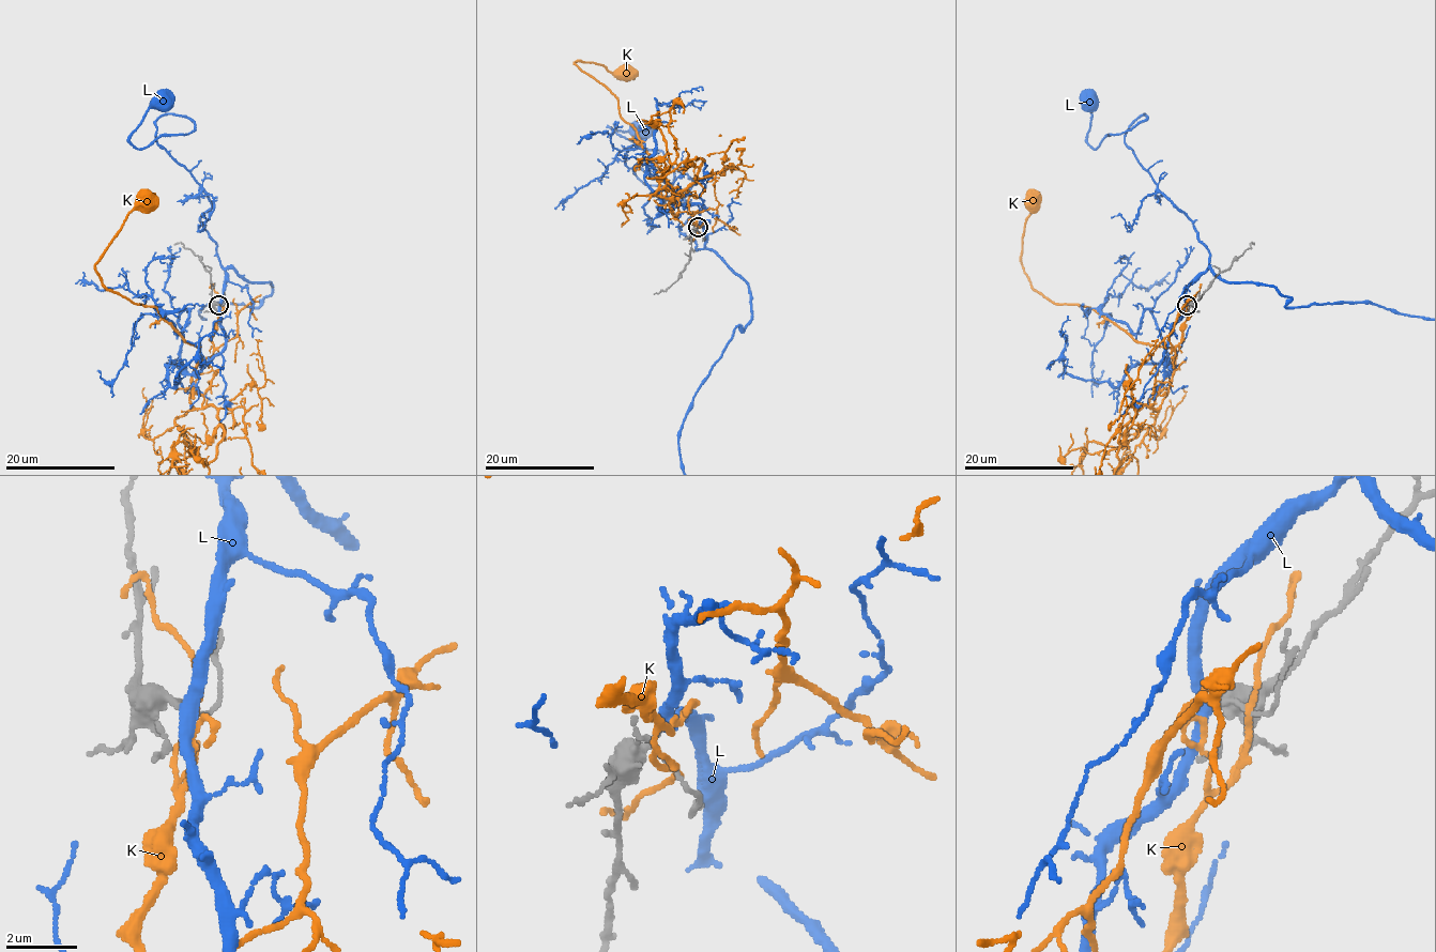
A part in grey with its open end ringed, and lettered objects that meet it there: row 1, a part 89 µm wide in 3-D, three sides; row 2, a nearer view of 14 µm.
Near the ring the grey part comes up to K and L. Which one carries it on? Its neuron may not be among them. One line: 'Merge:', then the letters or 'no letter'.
Merge: L

